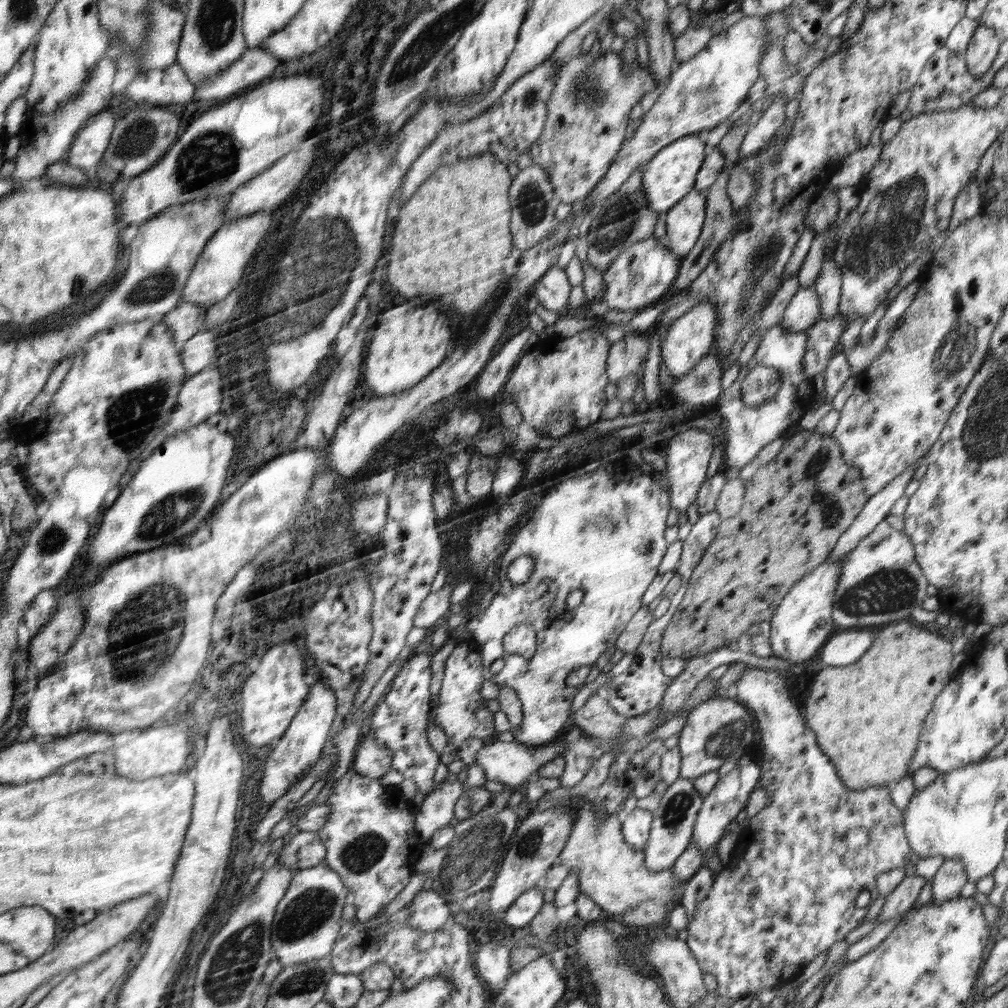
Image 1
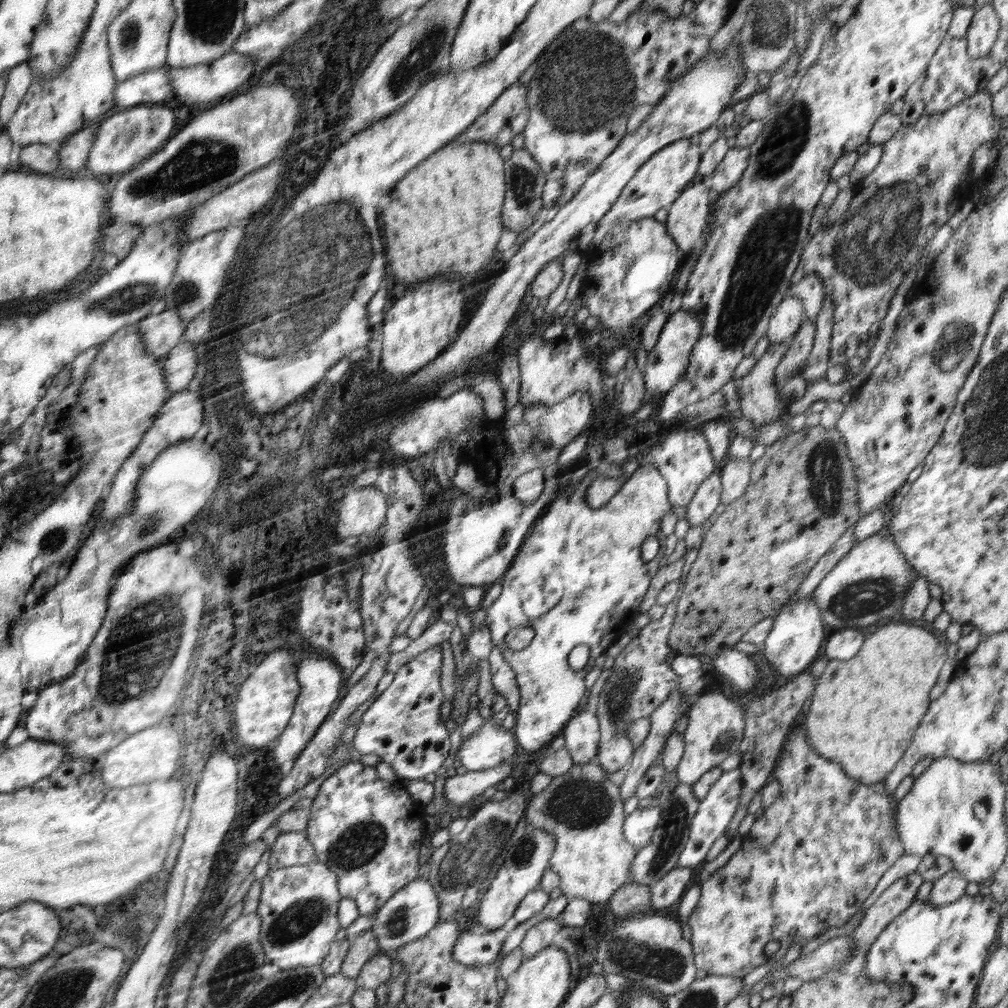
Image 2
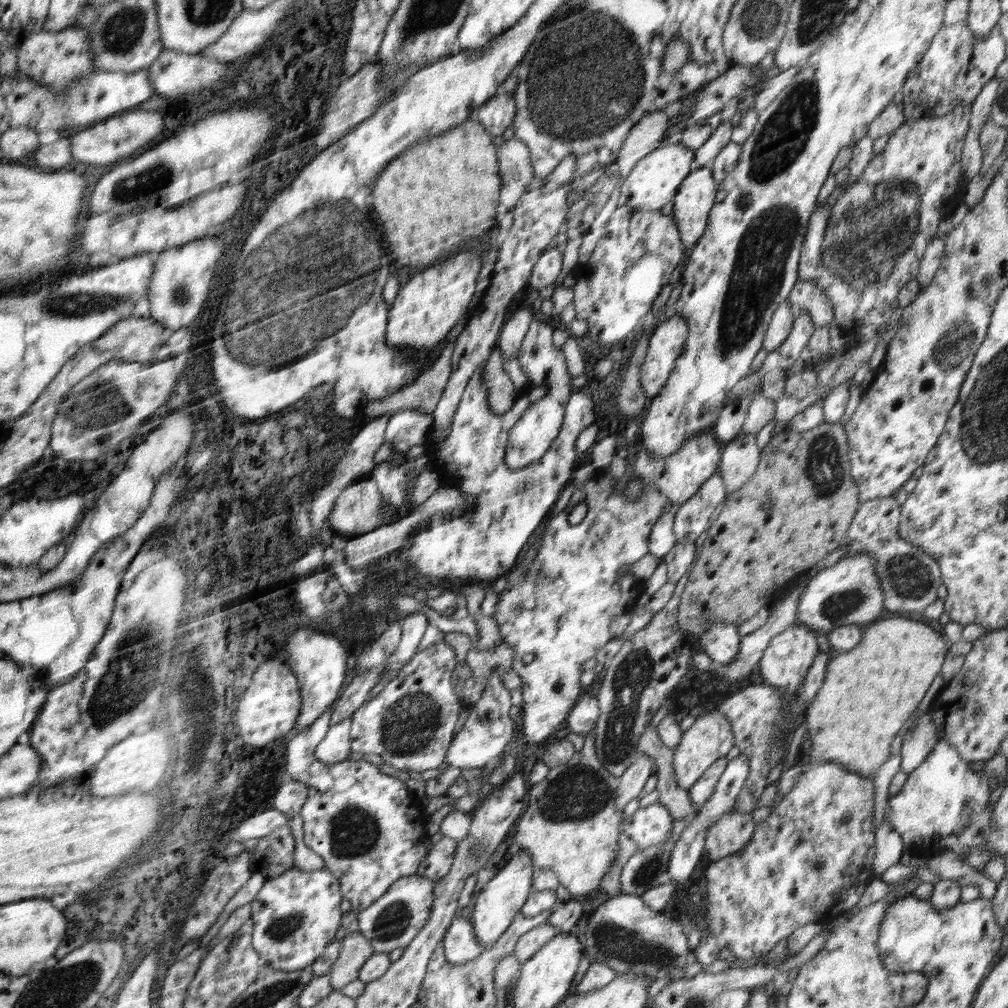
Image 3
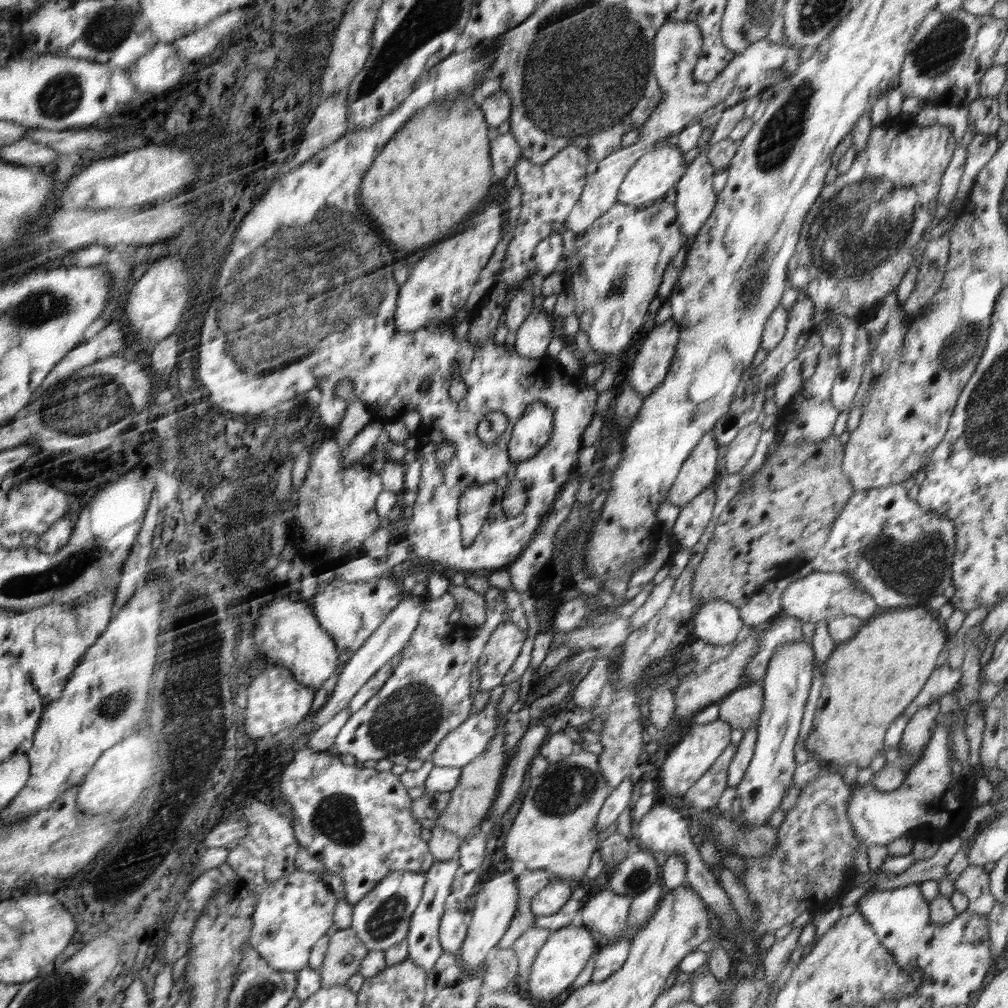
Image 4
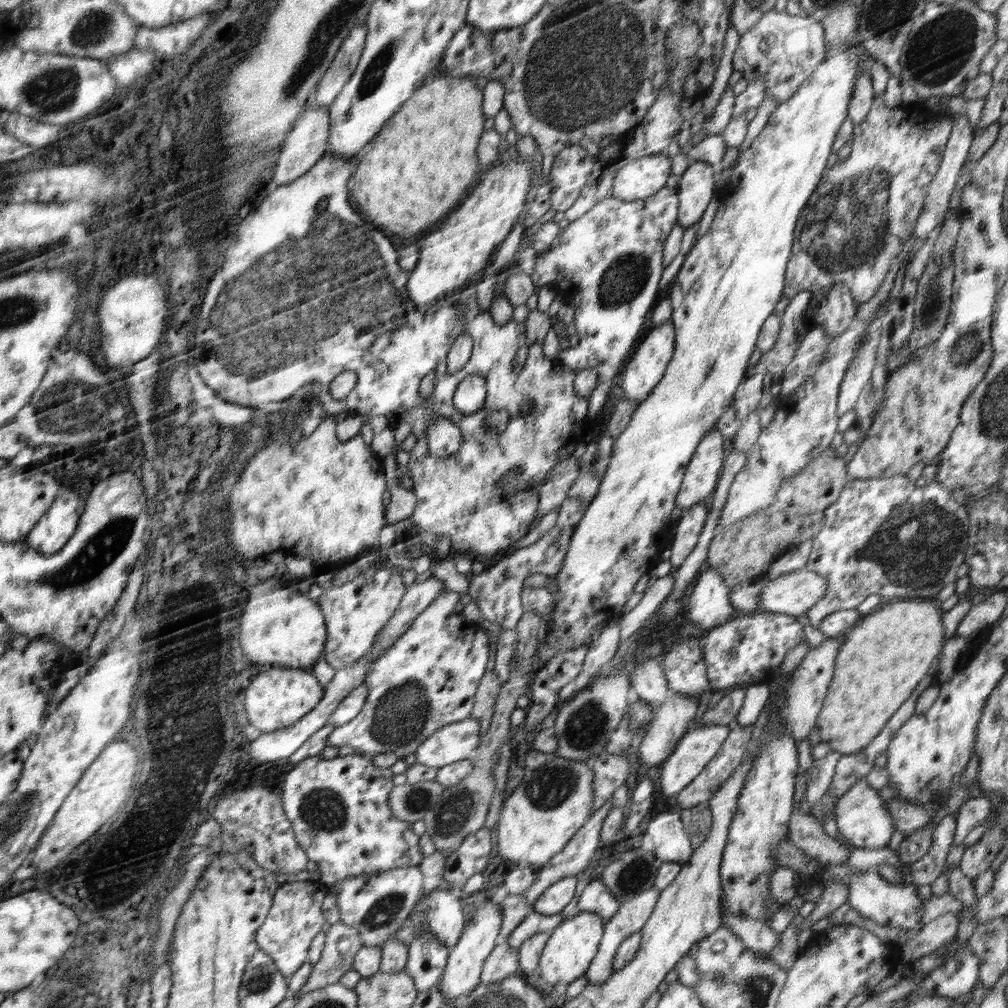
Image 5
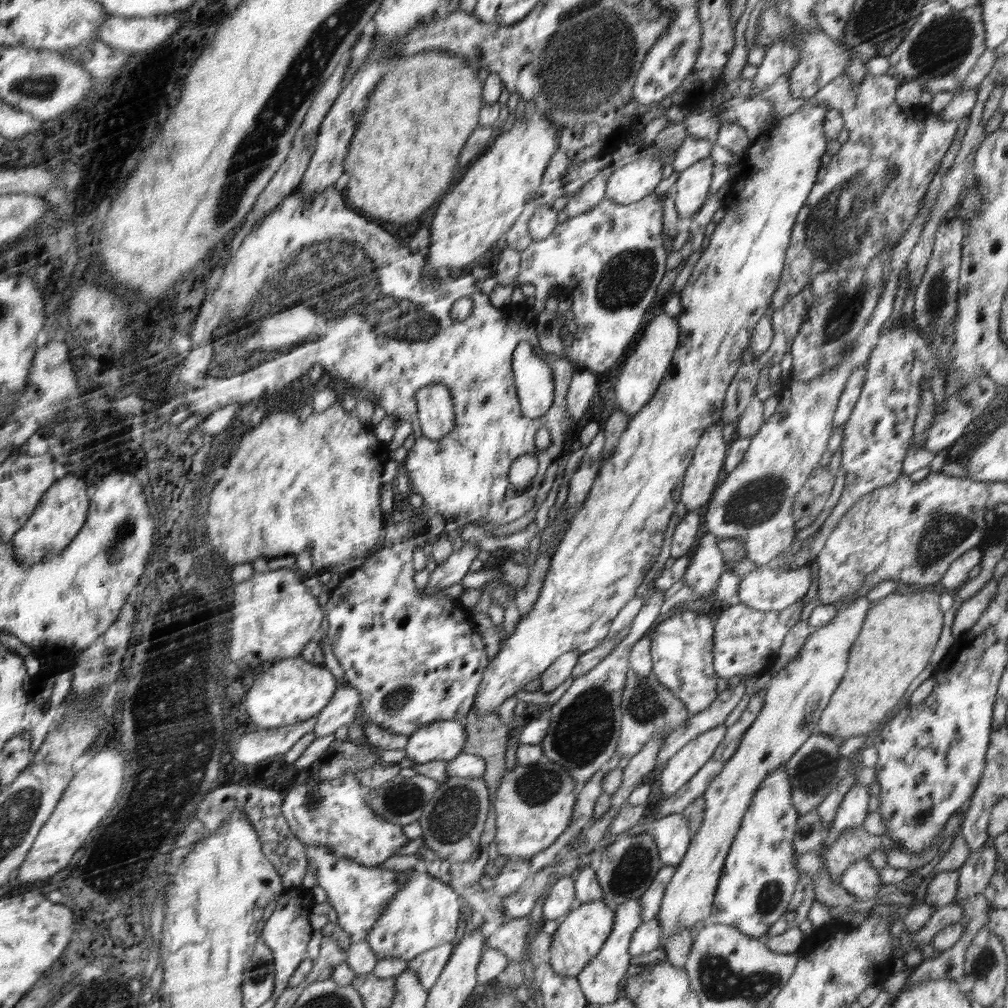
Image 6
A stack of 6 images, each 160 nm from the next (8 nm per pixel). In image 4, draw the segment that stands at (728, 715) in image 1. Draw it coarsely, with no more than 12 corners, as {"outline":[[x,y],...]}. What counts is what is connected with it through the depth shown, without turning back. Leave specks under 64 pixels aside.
{"outline":[[719,718],[692,724],[661,757],[659,779],[684,796],[730,744]]}

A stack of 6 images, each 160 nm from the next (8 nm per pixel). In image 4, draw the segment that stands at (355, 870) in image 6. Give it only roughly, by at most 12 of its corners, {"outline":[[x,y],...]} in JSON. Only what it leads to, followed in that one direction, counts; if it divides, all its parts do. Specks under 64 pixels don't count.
{"outline":[[394,871],[353,906],[368,950],[407,937],[425,873]]}

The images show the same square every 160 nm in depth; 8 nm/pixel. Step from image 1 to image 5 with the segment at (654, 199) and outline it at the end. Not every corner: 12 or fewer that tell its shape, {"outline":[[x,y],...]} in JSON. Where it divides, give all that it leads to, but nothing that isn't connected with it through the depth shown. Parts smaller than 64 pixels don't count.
{"outline":[[666,153],[643,156],[616,173],[613,197],[644,200],[670,177]]}

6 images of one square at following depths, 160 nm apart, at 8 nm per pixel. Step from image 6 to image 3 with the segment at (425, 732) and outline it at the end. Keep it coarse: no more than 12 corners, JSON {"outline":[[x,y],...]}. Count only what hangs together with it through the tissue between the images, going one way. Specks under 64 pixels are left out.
{"outline":[[492,671],[469,706],[449,766],[481,768],[510,746],[517,720]]}

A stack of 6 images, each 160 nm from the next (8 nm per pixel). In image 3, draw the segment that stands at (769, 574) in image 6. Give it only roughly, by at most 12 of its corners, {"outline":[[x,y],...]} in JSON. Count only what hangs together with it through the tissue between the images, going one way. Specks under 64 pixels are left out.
{"outline":[[844,557],[812,577],[797,618],[827,633],[875,621],[874,558]]}

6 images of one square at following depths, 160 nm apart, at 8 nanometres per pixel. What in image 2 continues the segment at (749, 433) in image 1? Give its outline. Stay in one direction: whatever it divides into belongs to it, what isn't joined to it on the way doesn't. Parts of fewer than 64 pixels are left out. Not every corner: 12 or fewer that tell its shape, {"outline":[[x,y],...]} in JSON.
{"outline":[[791,339],[768,345],[741,378],[740,412],[758,428],[788,410],[774,394],[776,366]]}

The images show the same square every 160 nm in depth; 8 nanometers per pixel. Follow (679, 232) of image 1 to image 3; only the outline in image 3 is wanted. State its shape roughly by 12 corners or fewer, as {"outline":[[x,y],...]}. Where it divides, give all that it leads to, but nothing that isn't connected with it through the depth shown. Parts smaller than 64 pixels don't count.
{"outline":[[710,166],[692,170],[673,198],[685,248],[704,234],[717,186]]}

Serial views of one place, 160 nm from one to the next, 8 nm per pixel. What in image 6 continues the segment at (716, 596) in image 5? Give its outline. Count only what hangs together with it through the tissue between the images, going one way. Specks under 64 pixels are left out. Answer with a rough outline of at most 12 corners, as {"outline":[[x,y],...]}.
{"outline":[[702,532],[683,578],[705,600],[722,575],[718,538]]}

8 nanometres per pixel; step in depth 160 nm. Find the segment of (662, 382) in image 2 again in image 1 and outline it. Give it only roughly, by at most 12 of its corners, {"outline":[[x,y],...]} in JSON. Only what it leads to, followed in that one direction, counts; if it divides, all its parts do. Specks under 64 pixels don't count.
{"outline":[[695,305],[669,326],[661,358],[673,380],[708,354],[716,310]]}

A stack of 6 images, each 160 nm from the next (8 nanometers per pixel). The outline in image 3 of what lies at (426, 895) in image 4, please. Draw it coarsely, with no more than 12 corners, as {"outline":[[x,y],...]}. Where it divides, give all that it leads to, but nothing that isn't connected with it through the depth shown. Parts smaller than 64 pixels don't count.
{"outline":[[440,839],[415,874],[435,885],[450,870],[457,840]]}

